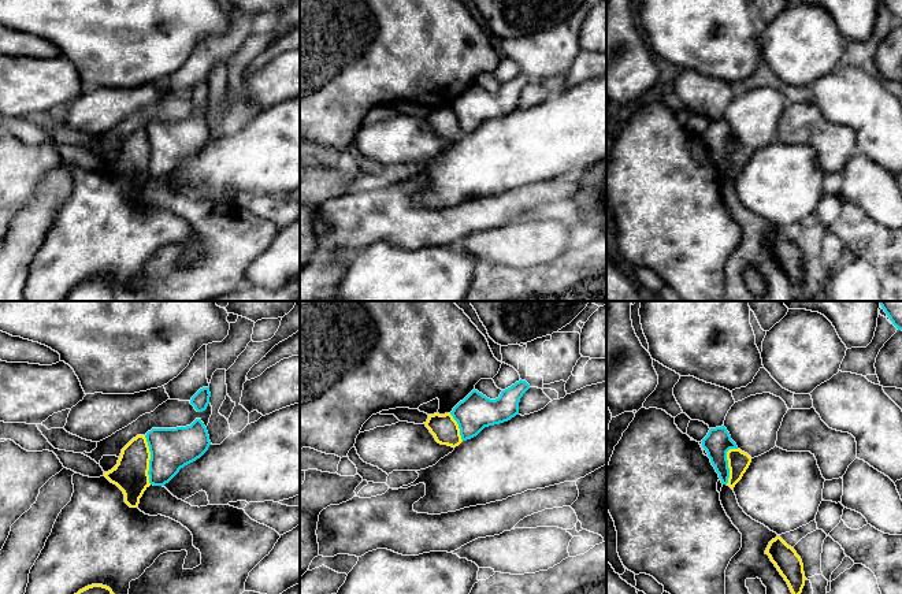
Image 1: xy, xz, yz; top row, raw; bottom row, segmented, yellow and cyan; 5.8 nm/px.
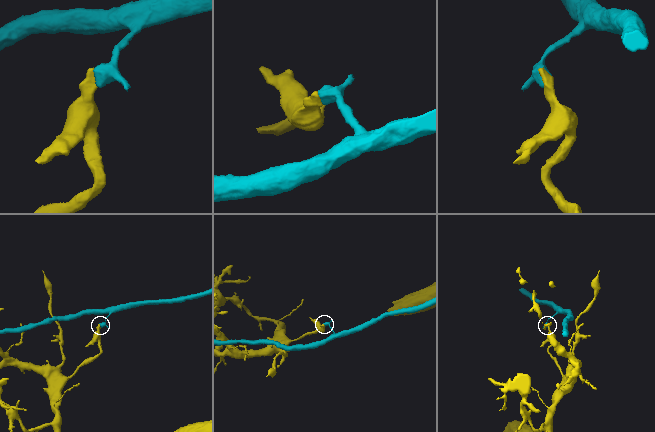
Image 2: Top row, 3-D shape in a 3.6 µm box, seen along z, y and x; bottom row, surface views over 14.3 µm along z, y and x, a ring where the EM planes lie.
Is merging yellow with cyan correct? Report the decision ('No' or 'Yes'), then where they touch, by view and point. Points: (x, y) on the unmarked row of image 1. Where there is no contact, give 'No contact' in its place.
No. Touches yellow at xy (149, 152)

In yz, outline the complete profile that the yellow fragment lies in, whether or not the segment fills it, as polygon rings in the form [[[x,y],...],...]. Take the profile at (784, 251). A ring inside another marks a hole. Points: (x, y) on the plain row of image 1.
[[[780,230],[772,233],[765,244],[780,268],[787,275],[793,292],[799,290],[805,279],[805,266],[801,250],[794,241],[788,240]]]

